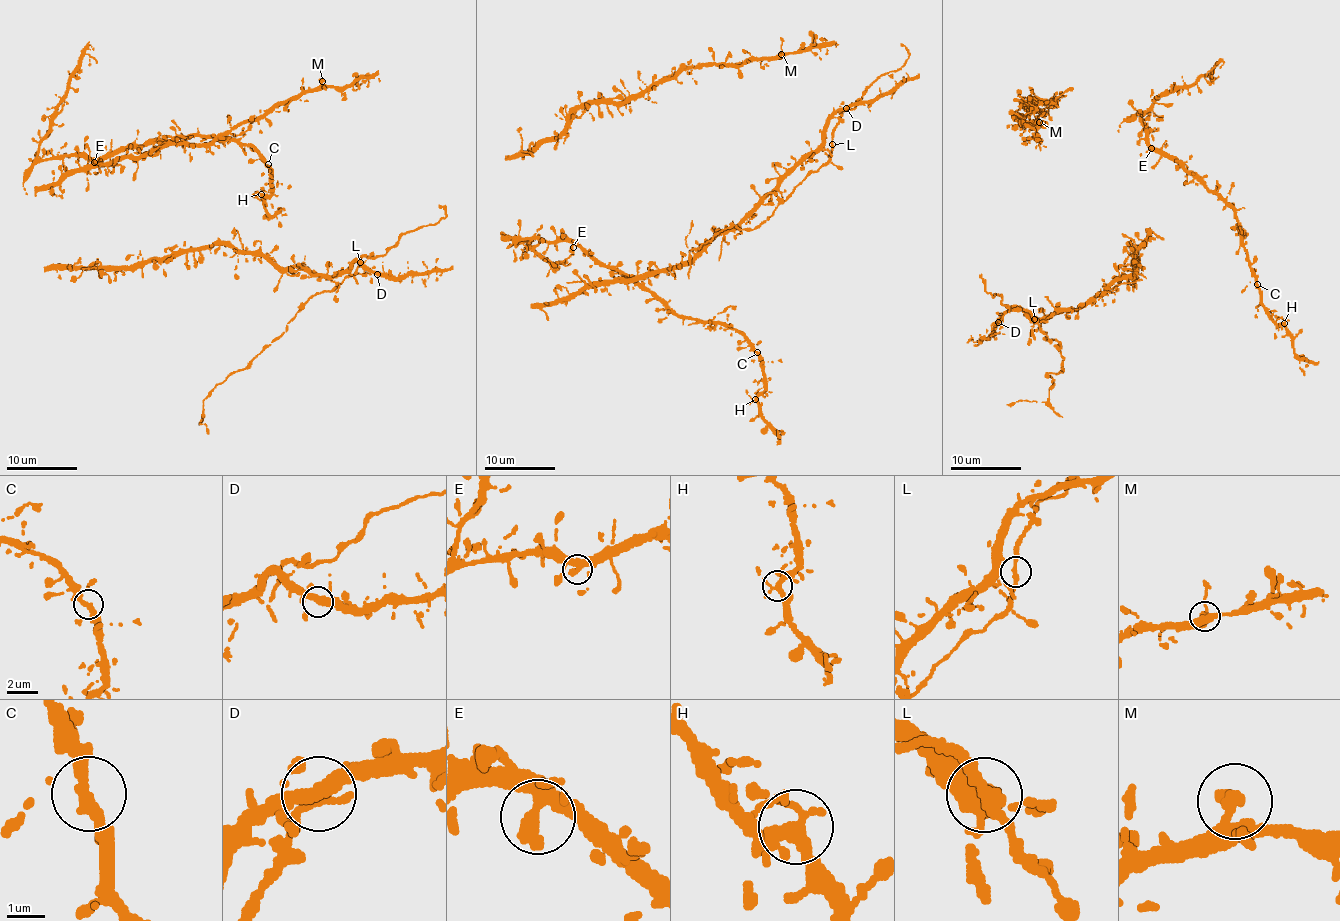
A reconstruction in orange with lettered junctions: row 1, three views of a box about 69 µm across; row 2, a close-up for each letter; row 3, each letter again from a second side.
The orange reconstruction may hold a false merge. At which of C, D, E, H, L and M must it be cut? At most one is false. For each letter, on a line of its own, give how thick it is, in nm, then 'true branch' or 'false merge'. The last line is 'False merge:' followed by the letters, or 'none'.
C: 360 nm thick; true branch
D: 360 nm thick; true branch
E: 280 nm thick; true branch
H: 360 nm thick; true branch
L: 320 nm thick; true branch
M: 280 nm thick; true branch
False merge: none

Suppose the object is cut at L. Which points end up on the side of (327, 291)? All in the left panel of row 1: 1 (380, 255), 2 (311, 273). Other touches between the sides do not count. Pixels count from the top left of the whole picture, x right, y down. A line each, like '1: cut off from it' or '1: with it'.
1: with it
2: cut off from it

